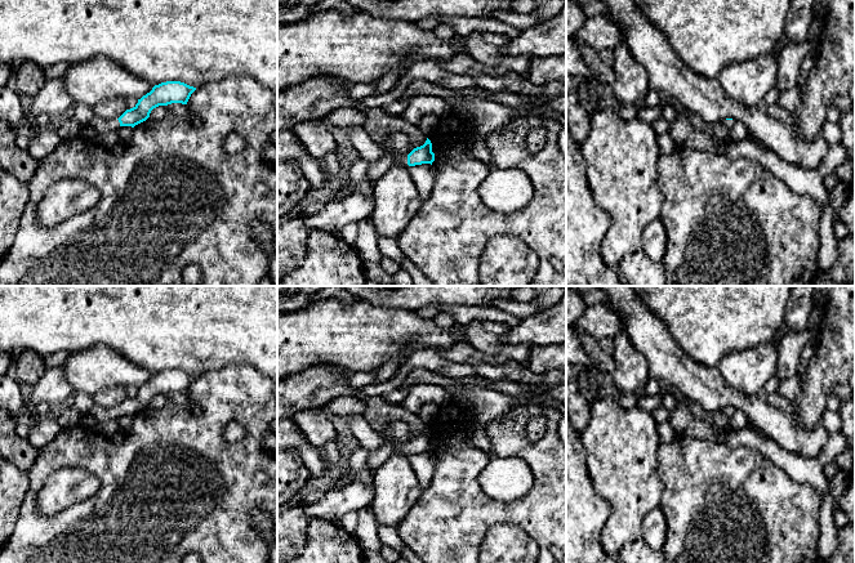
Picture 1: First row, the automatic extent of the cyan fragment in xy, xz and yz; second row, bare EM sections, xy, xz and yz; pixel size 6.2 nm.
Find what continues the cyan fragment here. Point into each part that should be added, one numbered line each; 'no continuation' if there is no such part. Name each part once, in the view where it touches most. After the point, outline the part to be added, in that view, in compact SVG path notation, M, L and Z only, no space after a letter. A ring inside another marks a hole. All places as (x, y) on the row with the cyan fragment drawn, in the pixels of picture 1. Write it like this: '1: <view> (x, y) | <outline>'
1: xz (374, 171) | M384 155L379 162L368 167L368 173L366 173L368 180L370 183L374 183L386 170L388 170L395 164L401 164L401 165L409 166L408 156L396 158L396 157Z

